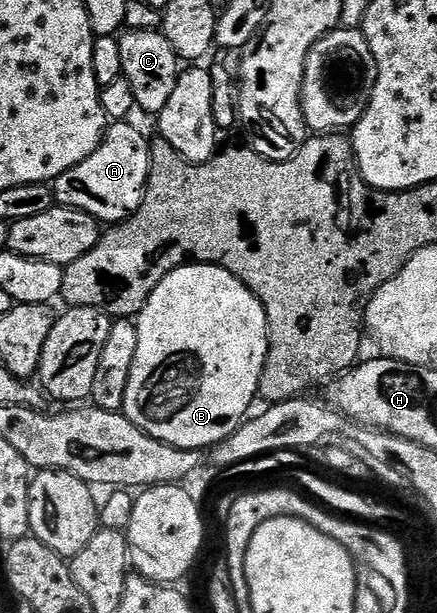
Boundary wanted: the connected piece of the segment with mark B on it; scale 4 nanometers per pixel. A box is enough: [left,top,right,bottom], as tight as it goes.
[123,263,267,451]

